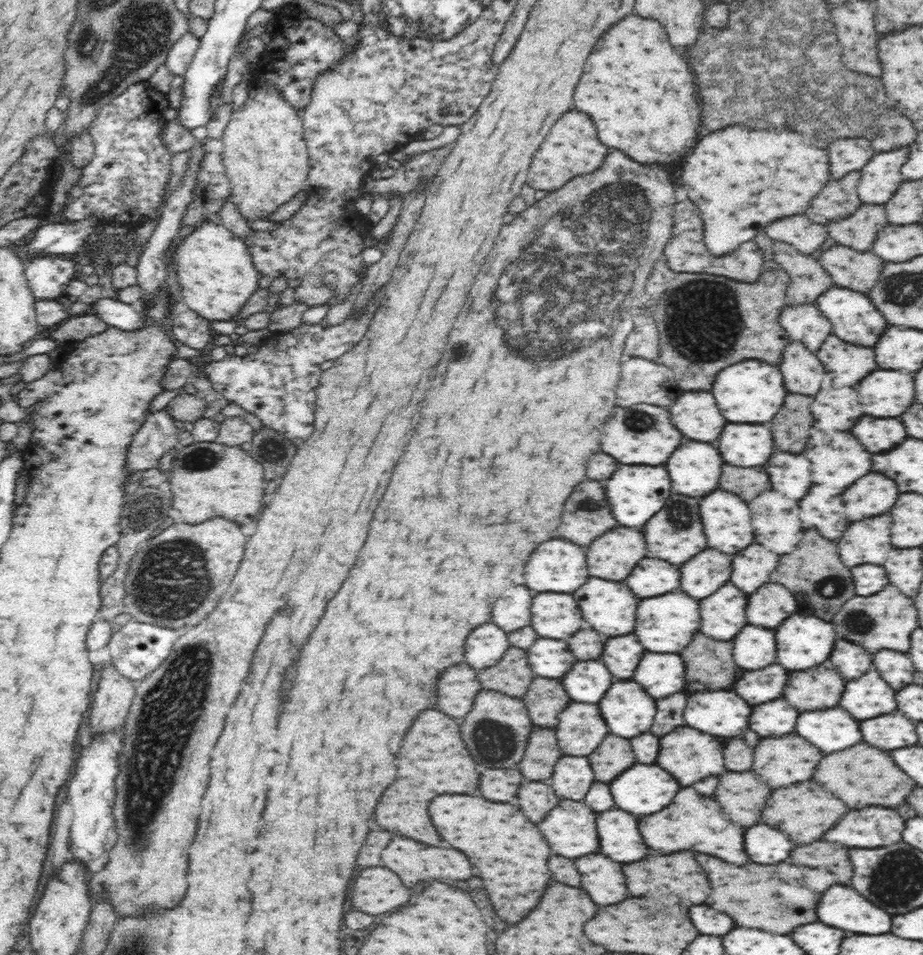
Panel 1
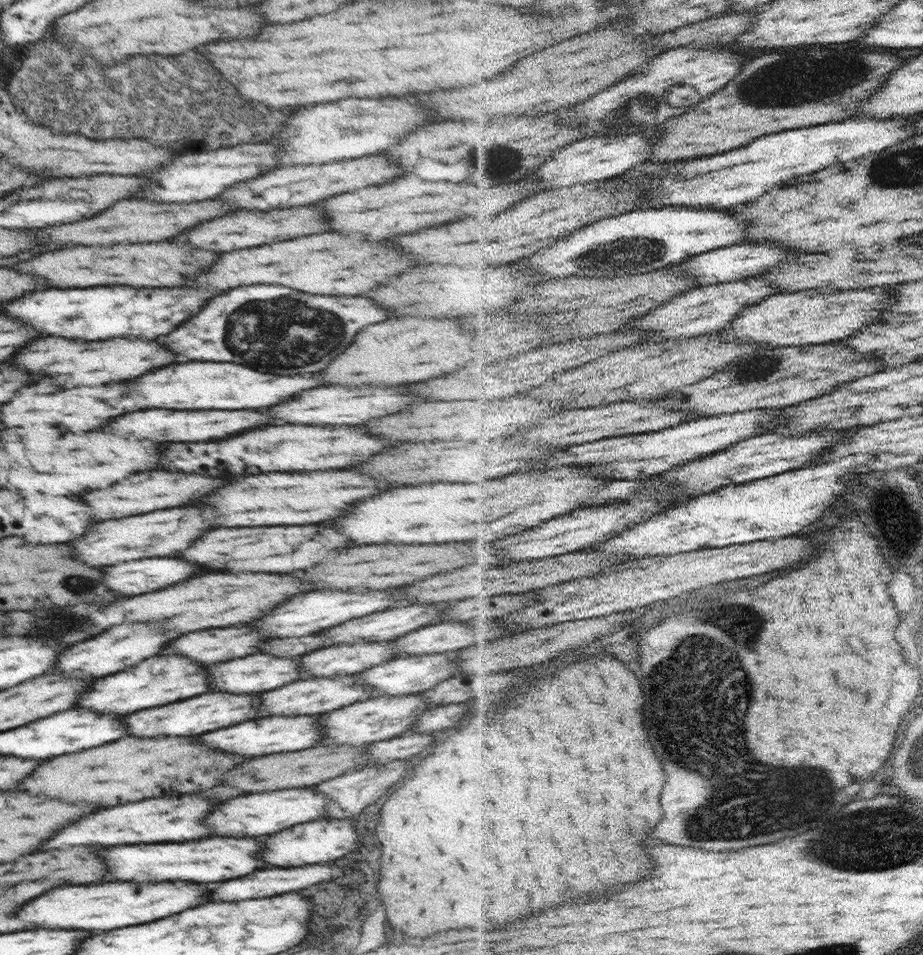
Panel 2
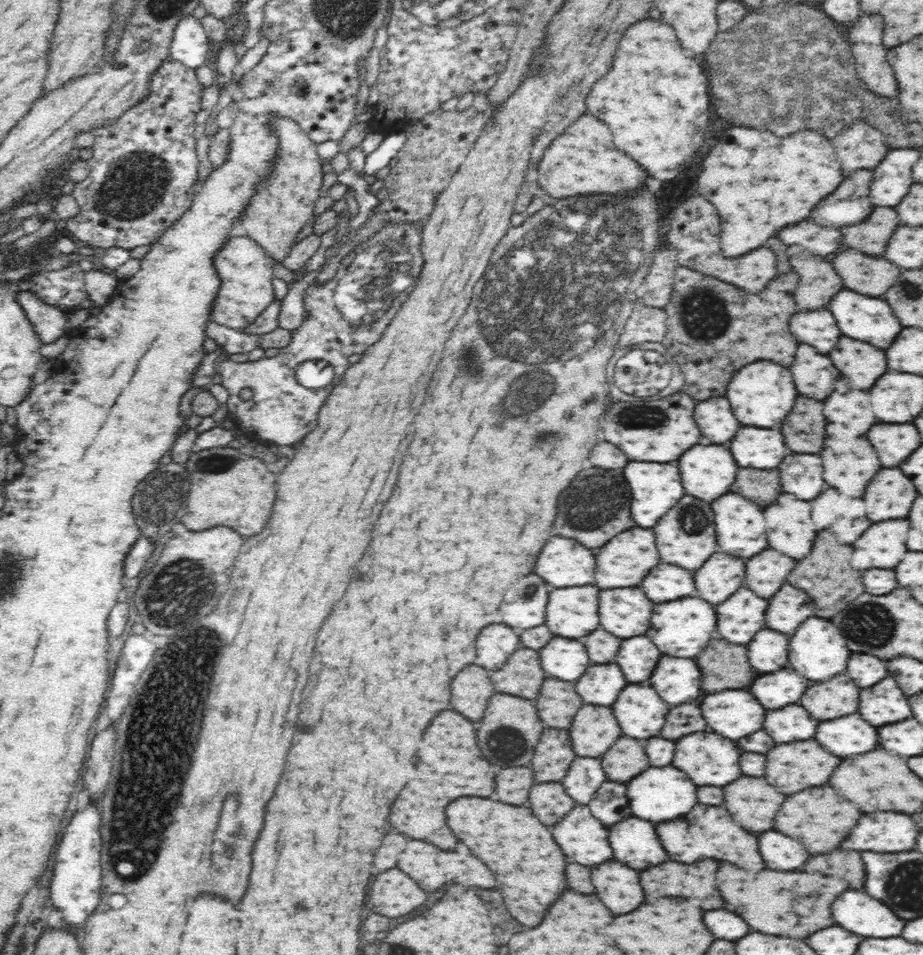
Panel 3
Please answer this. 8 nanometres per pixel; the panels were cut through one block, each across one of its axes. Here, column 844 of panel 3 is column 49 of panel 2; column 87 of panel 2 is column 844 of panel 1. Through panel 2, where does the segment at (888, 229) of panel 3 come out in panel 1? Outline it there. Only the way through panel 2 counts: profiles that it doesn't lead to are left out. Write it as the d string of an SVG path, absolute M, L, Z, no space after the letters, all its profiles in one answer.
M862 206L850 218L828 224L830 238L842 246L850 246L854 250L870 250L876 234L888 226L888 218L882 206Z

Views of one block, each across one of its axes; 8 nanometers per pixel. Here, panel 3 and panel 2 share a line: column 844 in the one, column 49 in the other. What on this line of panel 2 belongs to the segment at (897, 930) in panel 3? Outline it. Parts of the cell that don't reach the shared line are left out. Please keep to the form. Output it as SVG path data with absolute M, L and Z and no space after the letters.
M106 882L96 886L66 886L50 890L30 900L18 916L34 924L34 928L50 930L114 930L134 924L146 924L152 920L178 914L186 908L198 906L208 892L200 890L192 882L164 882L164 884L134 884L134 882Z

